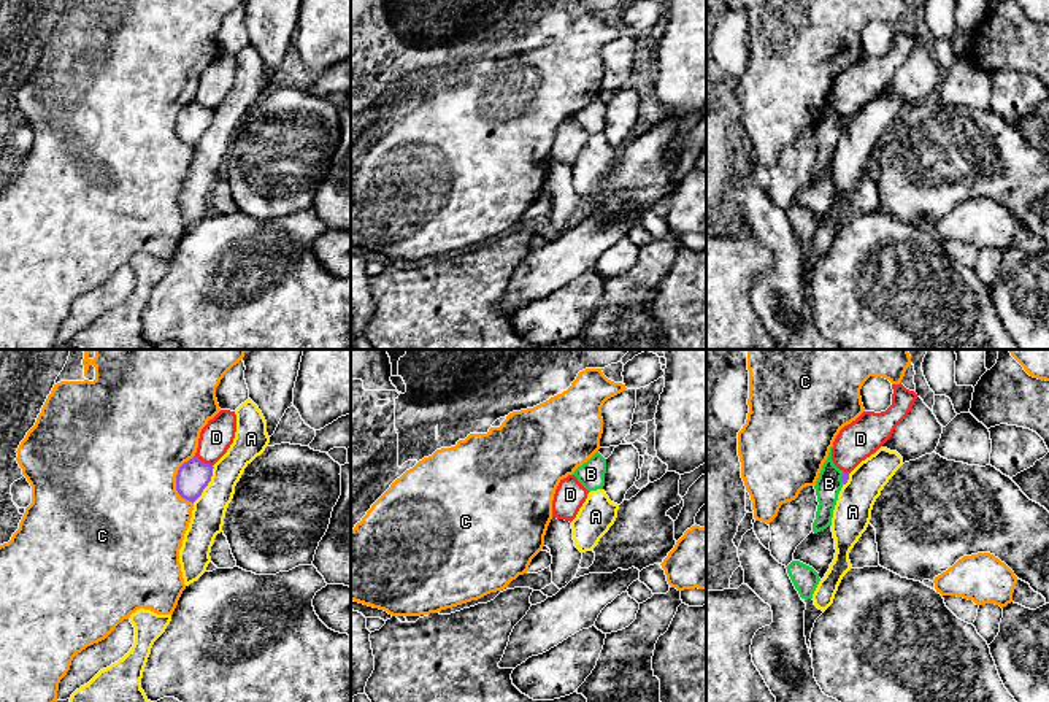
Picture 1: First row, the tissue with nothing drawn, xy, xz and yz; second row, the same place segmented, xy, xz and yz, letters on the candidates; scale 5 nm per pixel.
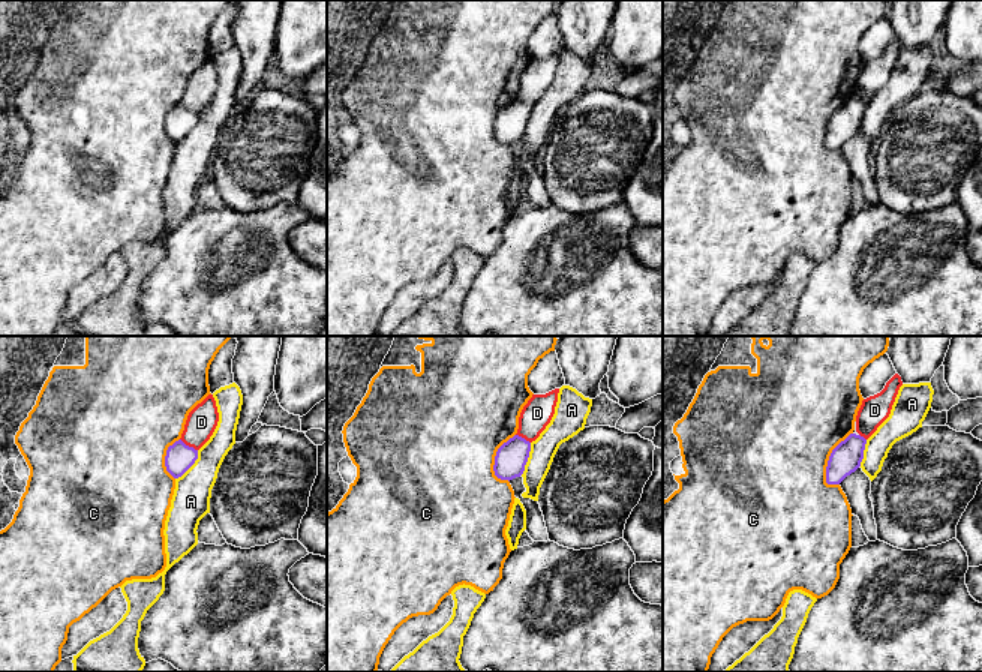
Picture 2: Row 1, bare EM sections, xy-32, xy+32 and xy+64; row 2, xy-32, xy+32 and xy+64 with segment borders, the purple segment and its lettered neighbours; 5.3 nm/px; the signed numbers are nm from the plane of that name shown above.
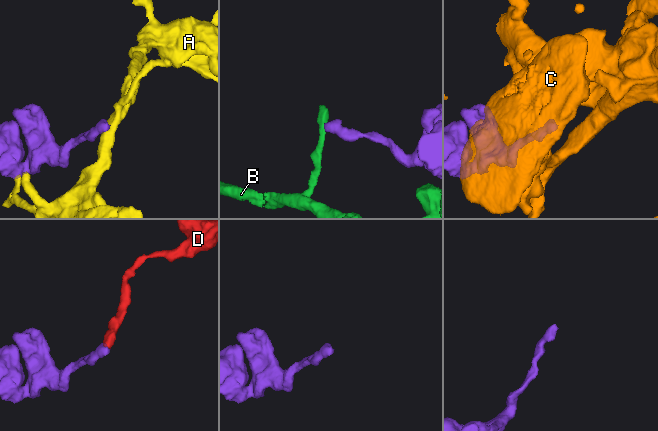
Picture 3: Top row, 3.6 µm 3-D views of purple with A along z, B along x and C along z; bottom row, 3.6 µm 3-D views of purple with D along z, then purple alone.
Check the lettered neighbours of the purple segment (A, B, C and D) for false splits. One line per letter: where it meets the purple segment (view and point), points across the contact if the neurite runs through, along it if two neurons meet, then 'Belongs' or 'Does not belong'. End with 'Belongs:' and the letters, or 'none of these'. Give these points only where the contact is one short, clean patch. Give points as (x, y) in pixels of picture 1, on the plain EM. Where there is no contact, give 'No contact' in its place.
A: Touches purple at xy (207, 129). Boundary: xy (213, 110), (208, 129), (192, 146). Does not belong
B: Touches purple at yz (841, 123). Does not belong
C: Touches purple at xy (176, 124). Does not belong
D: Touches purple at xy (203, 107). Boundary: xy (195, 99), (211, 110). Does not belong
Belongs: none of these

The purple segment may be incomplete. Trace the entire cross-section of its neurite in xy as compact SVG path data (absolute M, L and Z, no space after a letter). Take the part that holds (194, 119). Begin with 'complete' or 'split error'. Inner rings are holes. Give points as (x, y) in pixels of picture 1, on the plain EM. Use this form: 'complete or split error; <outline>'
complete; M197 100L184 106L176 119L178 138L194 148L211 125L213 113L213 110L202 106Z

